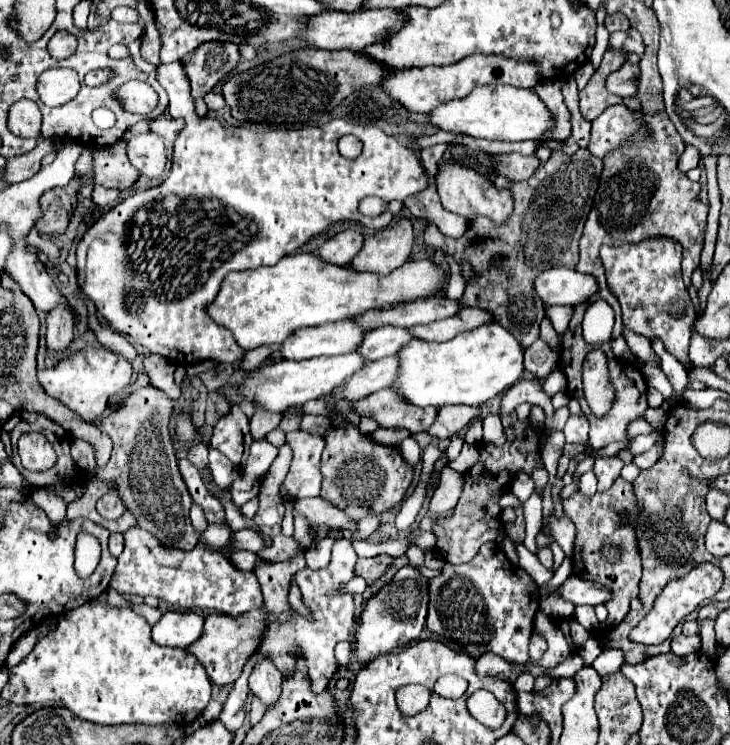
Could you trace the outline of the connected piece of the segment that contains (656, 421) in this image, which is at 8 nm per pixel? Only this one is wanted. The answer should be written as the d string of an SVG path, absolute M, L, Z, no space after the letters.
M648 408L646 416L644 416L654 428L664 428L666 424L666 412L662 408Z

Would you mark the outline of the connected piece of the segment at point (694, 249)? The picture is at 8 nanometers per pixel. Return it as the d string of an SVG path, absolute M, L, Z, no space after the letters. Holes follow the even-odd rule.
M664 112L656 116L644 116L644 118L646 118L646 124L650 126L650 136L636 134L624 146L604 156L604 170L600 176L600 186L592 204L592 212L584 226L584 234L580 238L580 262L576 264L578 272L596 276L600 284L600 290L596 296L592 296L592 300L602 298L614 310L615 325L612 338L617 338L622 334L621 307L612 294L612 290L608 290L604 266L598 256L598 248L590 250L590 238L602 238L602 234L612 234L612 238L650 238L650 236L676 238L683 248L681 270L687 289L691 286L691 276L694 270L700 268L700 252L704 244L708 206L696 200L700 192L700 184L690 182L686 174L680 172L674 164L678 162L686 146L680 134L676 132L674 124ZM674 185L684 186L674 190Z

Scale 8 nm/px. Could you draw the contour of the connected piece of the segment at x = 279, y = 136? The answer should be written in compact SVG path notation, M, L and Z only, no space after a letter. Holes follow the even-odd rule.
M182 63L160 64L157 72L158 81L168 94L170 115L185 121L185 128L179 132L173 148L174 168L160 186L128 196L88 226L76 246L78 284L86 296L94 300L98 314L112 330L120 330L128 340L140 342L172 364L192 366L200 360L234 364L244 358L246 350L240 350L232 332L224 330L224 326L216 326L206 312L208 302L216 298L220 282L228 272L272 266L282 256L294 254L312 236L324 232L334 222L352 220L362 222L370 230L386 228L392 222L392 214L382 212L376 218L362 216L358 212L360 200L366 196L378 196L384 202L406 198L424 190L428 186L428 176L424 174L418 154L404 142L384 134L376 126L350 124L344 118L298 130L254 132L252 128L230 126L225 131L217 119L207 115L200 120L197 116ZM344 134L354 134L364 144L356 160L344 158L338 152L338 138Z

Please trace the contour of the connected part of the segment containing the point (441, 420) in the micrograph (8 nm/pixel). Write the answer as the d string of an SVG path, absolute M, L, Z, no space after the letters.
M442 406L438 410L436 422L430 426L430 436L436 436L440 440L454 438L462 434L464 428L472 424L474 418L480 416L480 408L470 406Z

